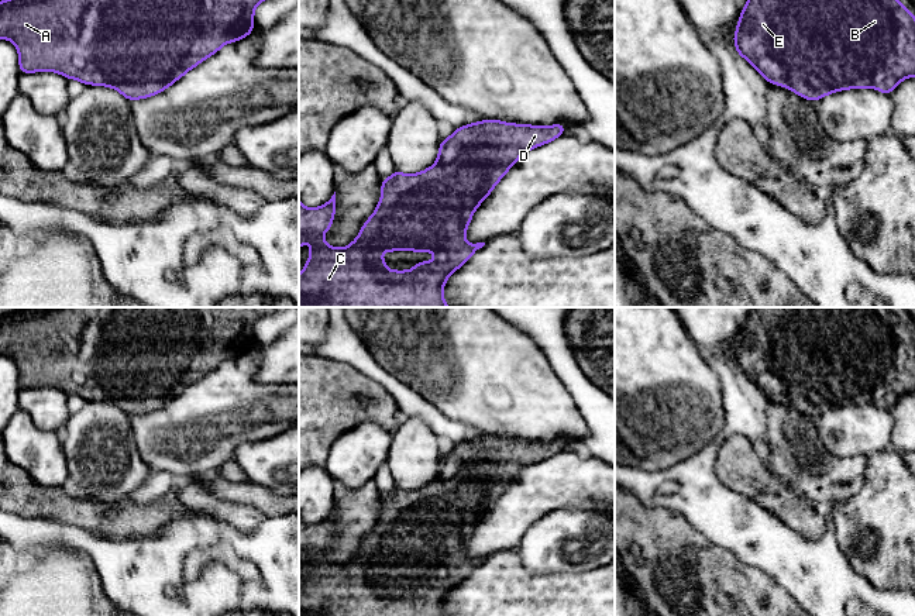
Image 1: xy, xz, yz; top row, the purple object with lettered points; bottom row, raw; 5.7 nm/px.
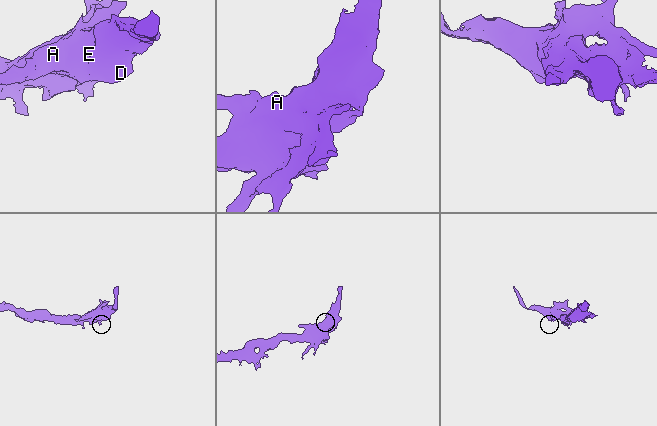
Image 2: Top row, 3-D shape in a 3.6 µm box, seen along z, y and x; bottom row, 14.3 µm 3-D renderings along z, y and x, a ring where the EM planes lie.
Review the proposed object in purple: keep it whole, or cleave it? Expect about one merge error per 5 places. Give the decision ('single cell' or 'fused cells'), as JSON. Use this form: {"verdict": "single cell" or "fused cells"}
{"verdict": "single cell"}

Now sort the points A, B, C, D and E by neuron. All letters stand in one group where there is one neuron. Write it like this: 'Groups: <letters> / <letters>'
Groups: A B C D E

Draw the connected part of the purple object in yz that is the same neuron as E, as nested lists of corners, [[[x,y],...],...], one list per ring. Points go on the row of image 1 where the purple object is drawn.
[[[747,0],[739,16],[733,41],[736,52],[749,61],[764,80],[785,86],[809,101],[819,100],[829,93],[856,87],[874,87],[881,93],[891,94],[901,80],[915,76],[915,16],[898,0]]]

